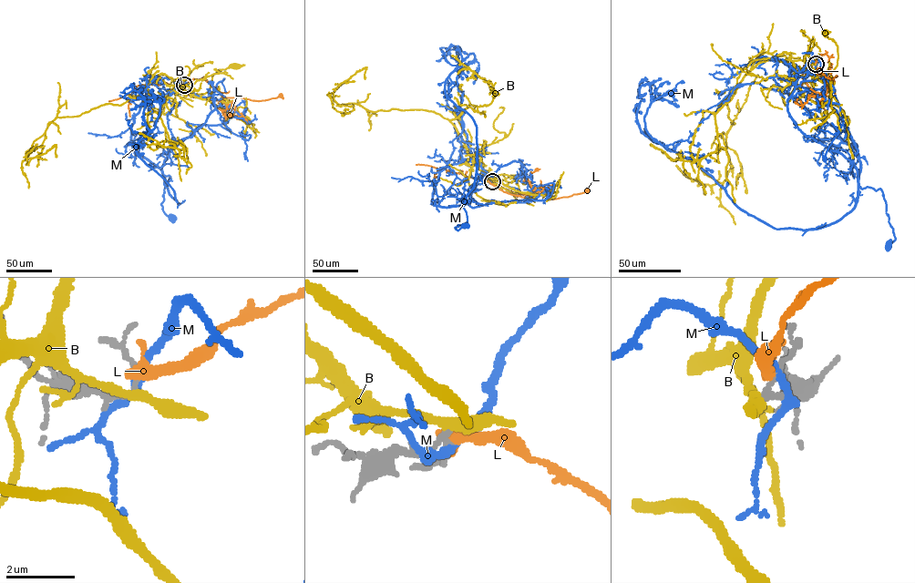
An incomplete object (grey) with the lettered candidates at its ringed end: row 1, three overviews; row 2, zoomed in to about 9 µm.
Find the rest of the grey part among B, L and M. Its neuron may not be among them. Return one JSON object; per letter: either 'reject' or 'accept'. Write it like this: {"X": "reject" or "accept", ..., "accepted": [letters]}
{"B": "reject", "L": "reject", "M": "reject", "accepted": []}

